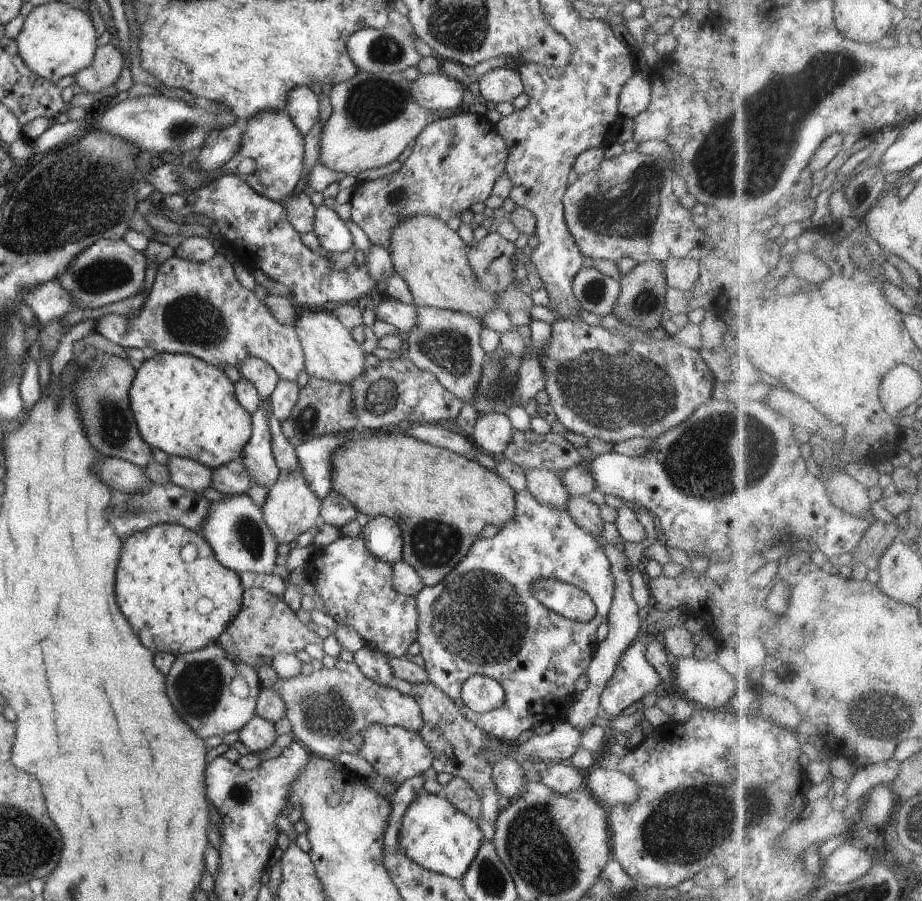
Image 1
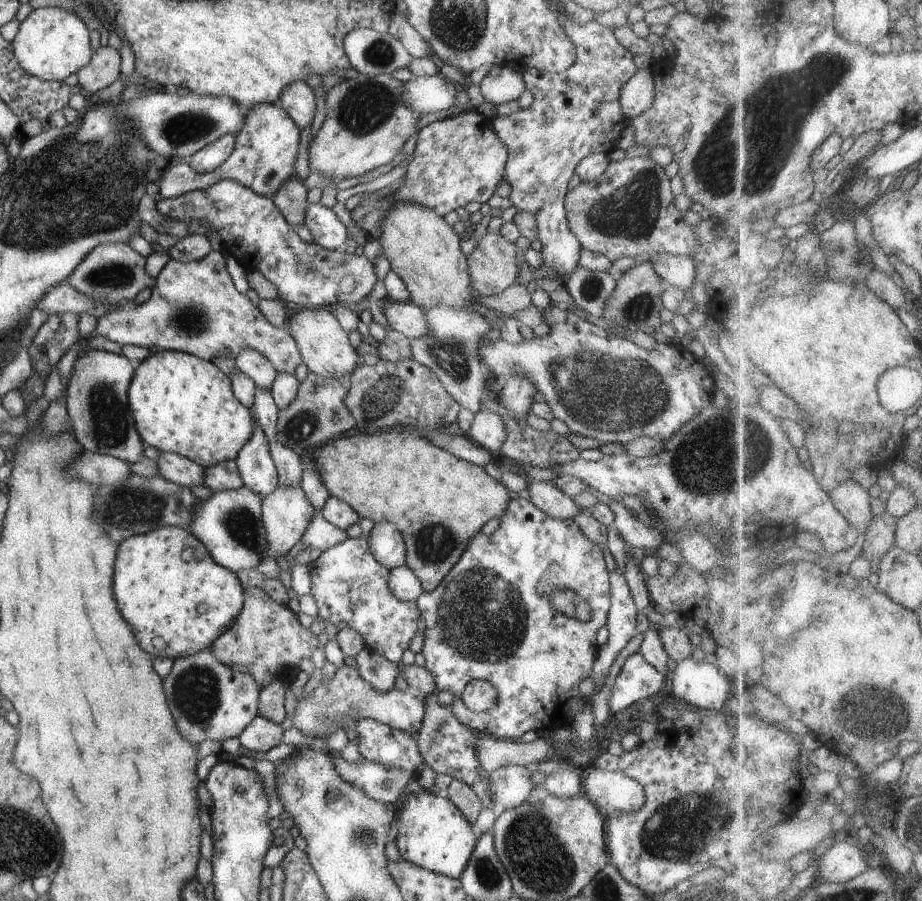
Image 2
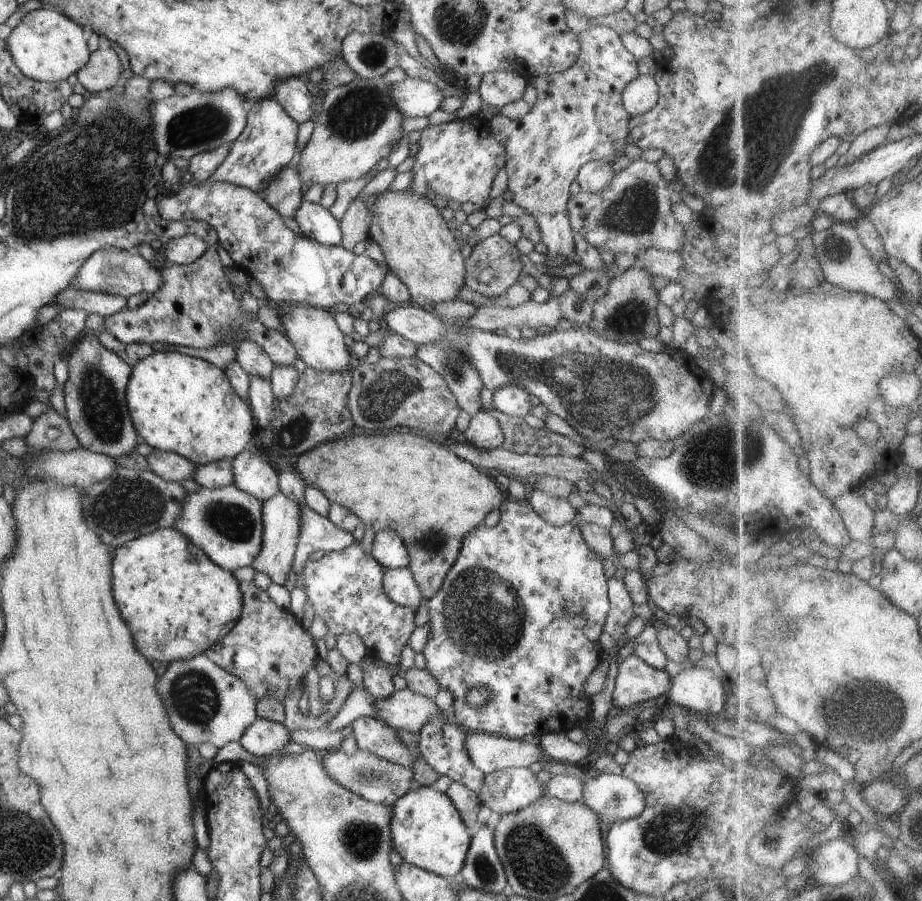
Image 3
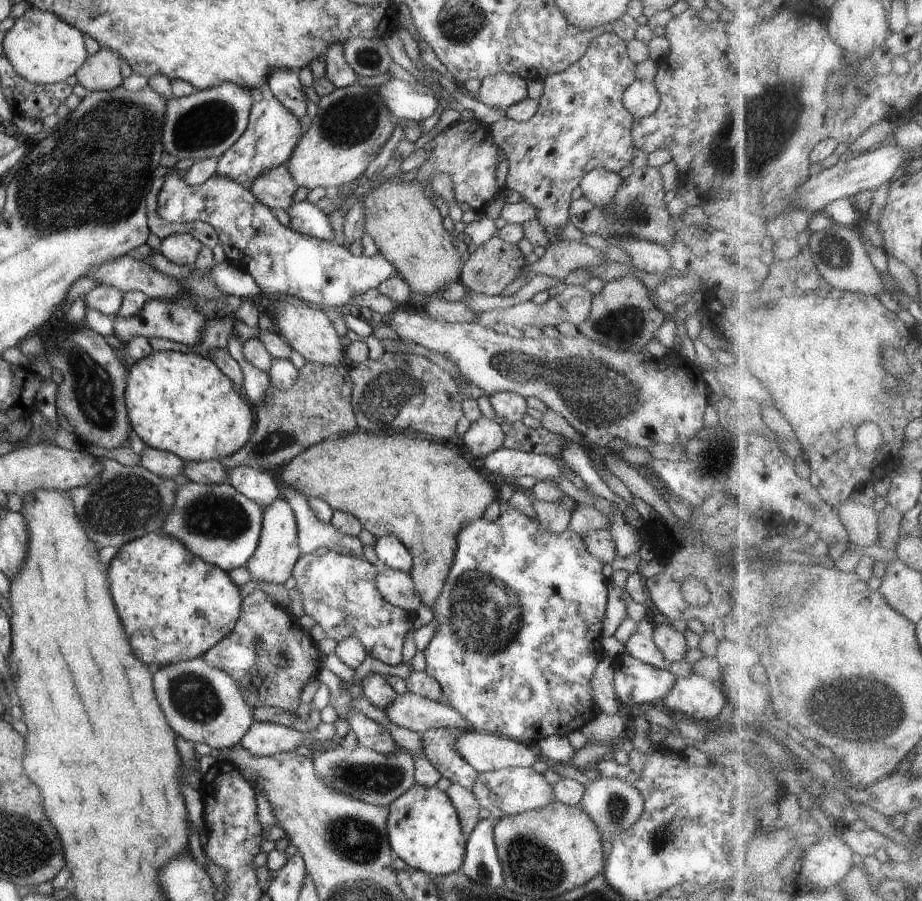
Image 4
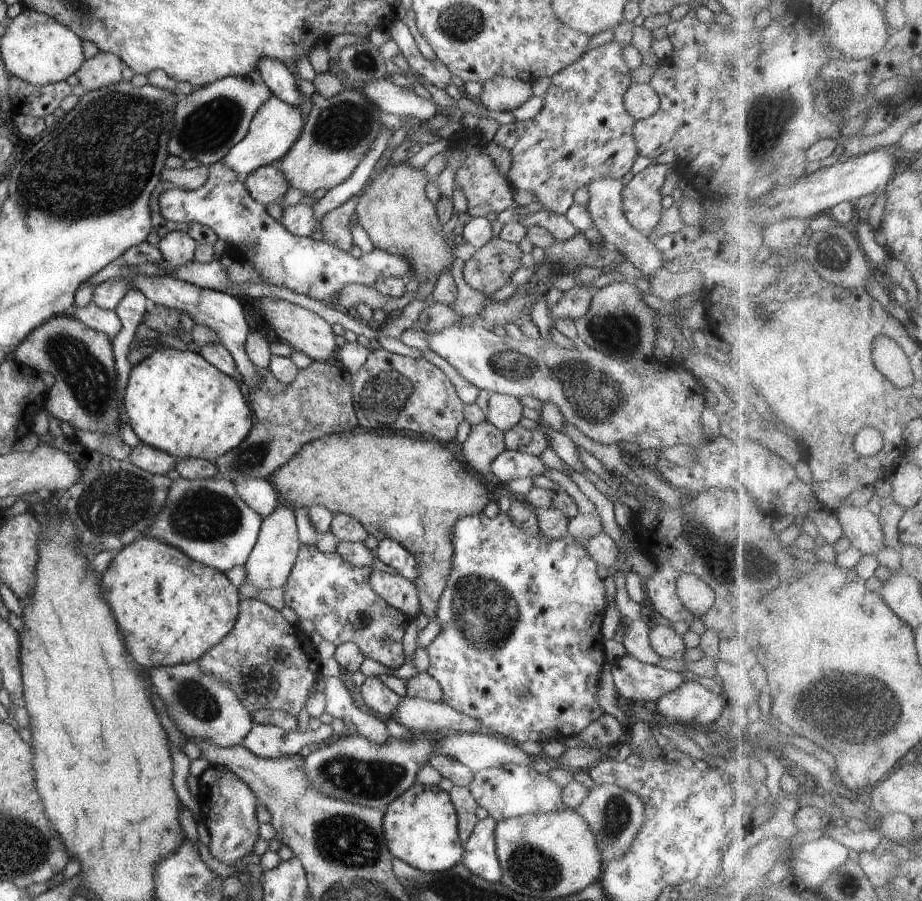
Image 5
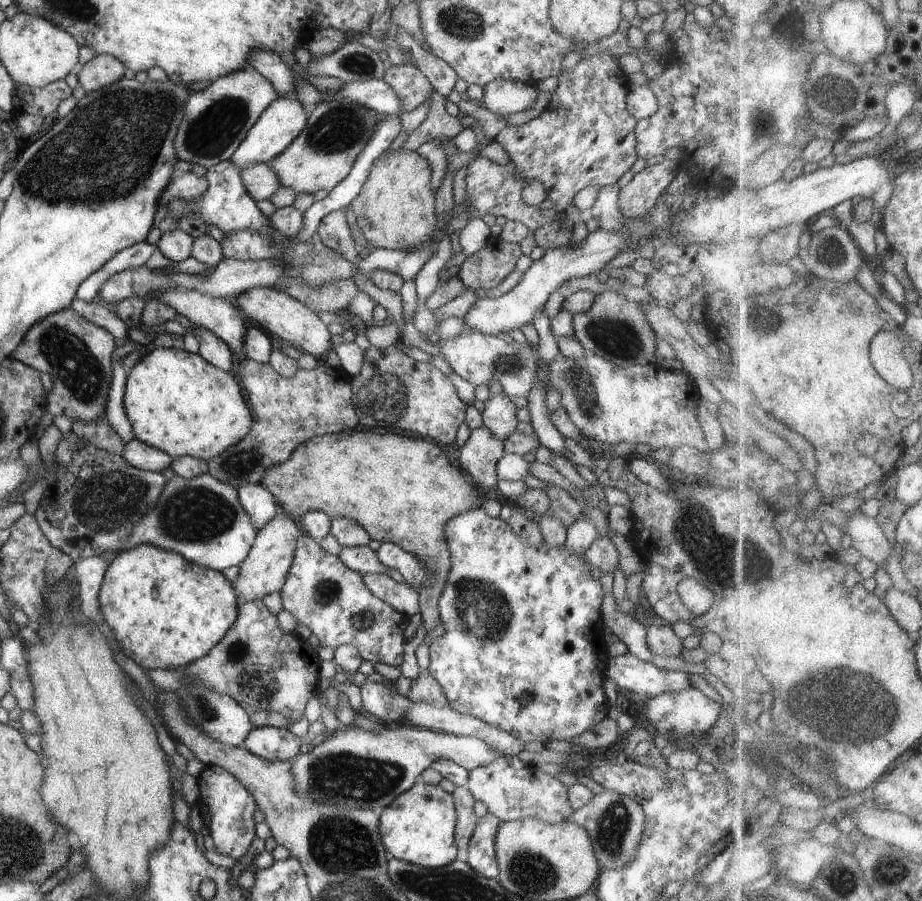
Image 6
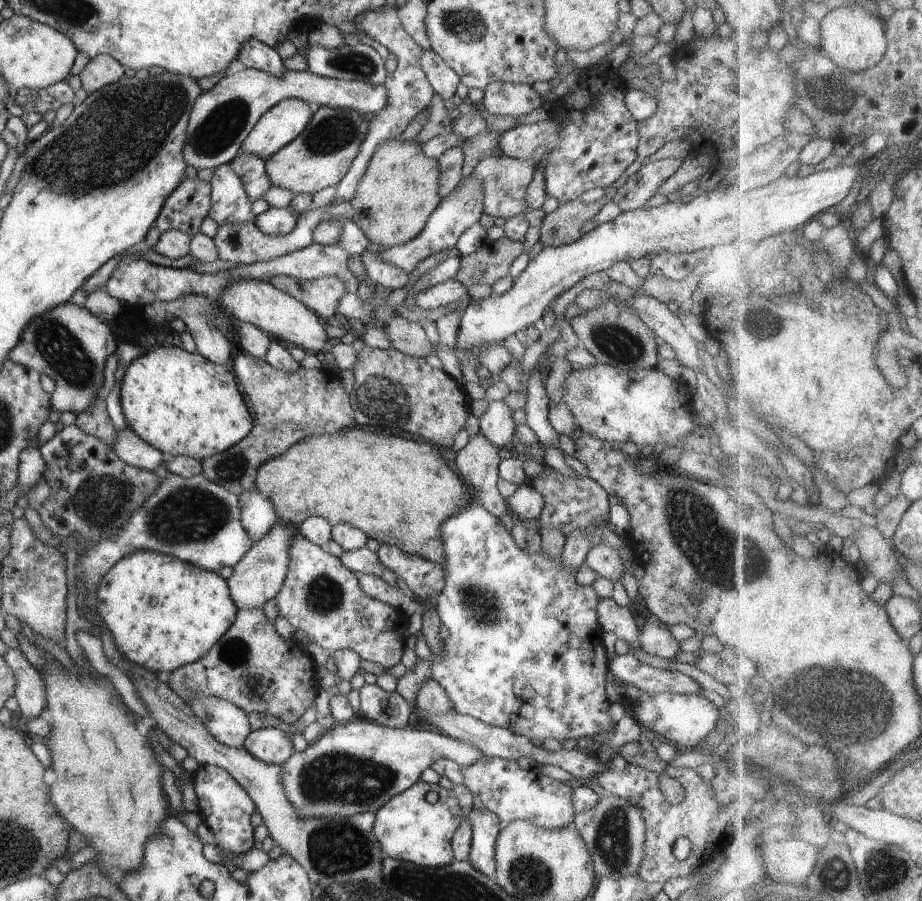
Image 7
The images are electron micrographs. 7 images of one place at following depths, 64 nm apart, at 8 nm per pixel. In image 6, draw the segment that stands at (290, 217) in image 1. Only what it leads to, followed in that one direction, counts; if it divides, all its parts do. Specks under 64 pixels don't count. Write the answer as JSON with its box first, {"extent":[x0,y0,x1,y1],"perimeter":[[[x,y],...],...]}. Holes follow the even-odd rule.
{"extent":[239,163,281,202],"perimeter":[[[268,163],[248,165],[239,171],[247,193],[256,202],[270,200],[271,195],[281,186],[280,179]]]}

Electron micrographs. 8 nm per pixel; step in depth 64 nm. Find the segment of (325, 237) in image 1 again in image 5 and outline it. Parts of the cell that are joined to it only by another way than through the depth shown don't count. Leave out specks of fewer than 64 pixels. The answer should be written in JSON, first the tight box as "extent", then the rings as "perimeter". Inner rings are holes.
{"extent":[278,203,321,237],"perimeter":[[[301,203],[284,207],[278,222],[294,236],[319,237],[321,232],[321,219],[313,214],[311,206]]]}

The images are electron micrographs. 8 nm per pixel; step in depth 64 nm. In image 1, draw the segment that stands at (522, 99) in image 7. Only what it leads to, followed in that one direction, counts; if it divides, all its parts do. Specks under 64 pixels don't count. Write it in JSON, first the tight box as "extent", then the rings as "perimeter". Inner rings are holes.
{"extent":[478,68,524,105],"perimeter":[[[496,68],[482,76],[478,81],[481,96],[485,102],[490,101],[495,105],[512,102],[524,92],[523,82],[517,68]]]}

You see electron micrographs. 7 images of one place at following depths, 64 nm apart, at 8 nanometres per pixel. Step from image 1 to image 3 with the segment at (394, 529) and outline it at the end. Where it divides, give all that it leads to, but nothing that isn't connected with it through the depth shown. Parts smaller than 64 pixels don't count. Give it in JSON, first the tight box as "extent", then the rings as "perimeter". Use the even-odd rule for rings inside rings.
{"extent":[372,528,410,569],"perimeter":[[[382,528],[380,532],[376,532],[372,557],[385,569],[407,568],[410,563],[402,538],[390,528]]]}

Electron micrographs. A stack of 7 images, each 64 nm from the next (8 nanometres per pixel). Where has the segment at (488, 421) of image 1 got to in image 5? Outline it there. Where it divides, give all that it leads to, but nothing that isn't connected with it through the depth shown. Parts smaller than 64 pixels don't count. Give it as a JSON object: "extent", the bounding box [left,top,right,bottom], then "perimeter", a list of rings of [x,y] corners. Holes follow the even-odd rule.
{"extent":[461,421,505,479],"perimeter":[[[488,421],[481,422],[471,428],[466,442],[461,449],[461,459],[466,464],[490,479],[494,475],[491,471],[491,462],[505,450],[504,433]]]}

